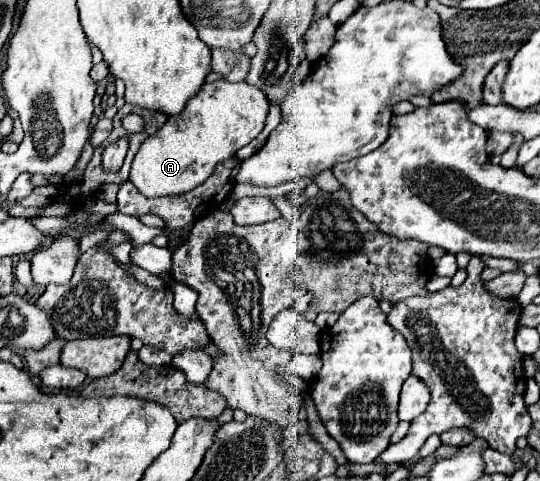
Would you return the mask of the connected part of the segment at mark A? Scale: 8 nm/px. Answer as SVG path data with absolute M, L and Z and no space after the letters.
M226 79L206 83L178 117L168 117L164 127L140 145L132 161L130 183L144 197L188 193L188 189L202 185L218 163L234 157L240 147L248 145L262 131L266 115L268 99L260 89Z

